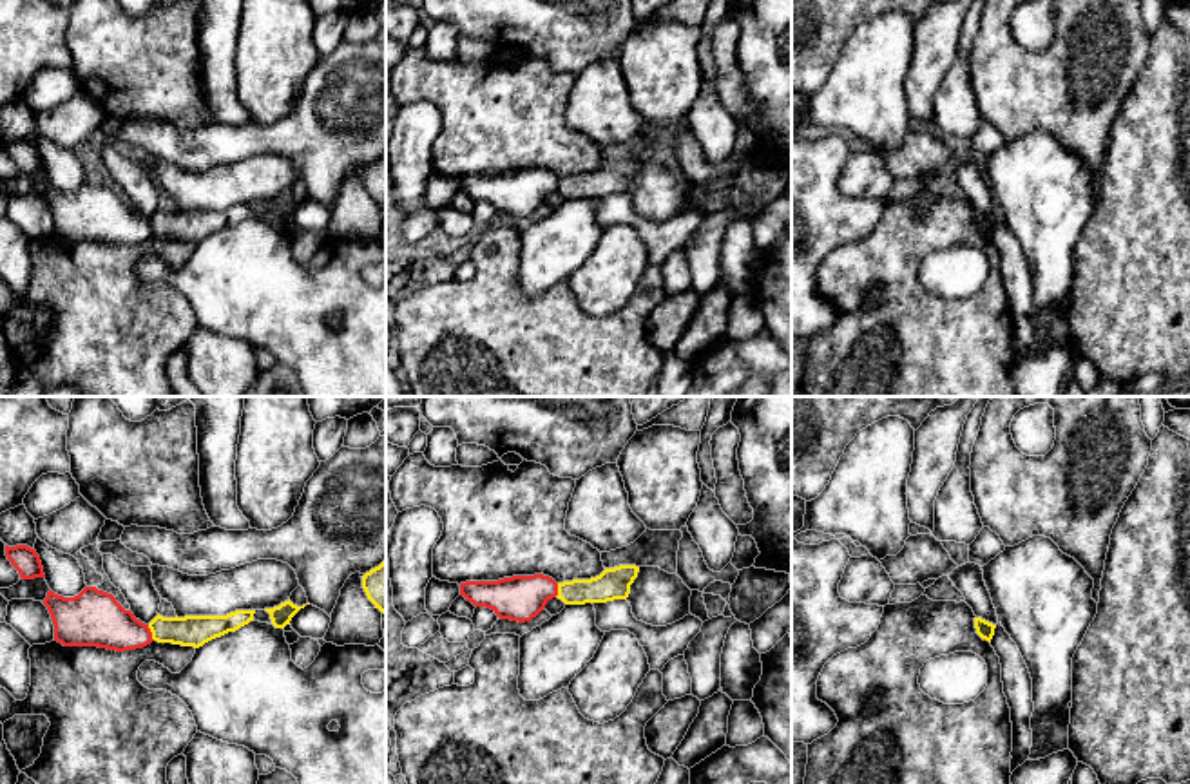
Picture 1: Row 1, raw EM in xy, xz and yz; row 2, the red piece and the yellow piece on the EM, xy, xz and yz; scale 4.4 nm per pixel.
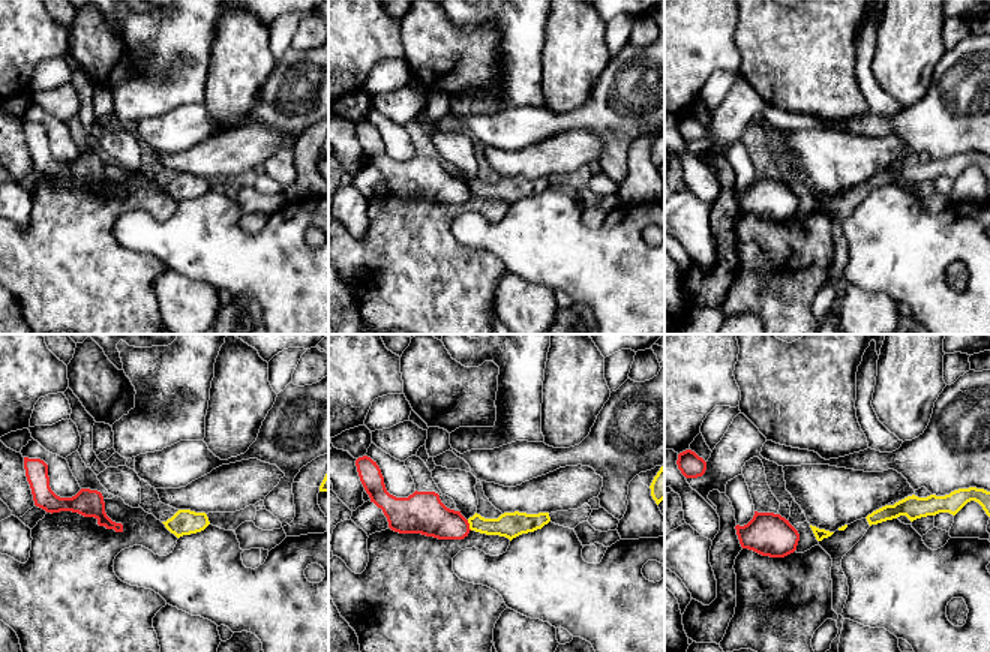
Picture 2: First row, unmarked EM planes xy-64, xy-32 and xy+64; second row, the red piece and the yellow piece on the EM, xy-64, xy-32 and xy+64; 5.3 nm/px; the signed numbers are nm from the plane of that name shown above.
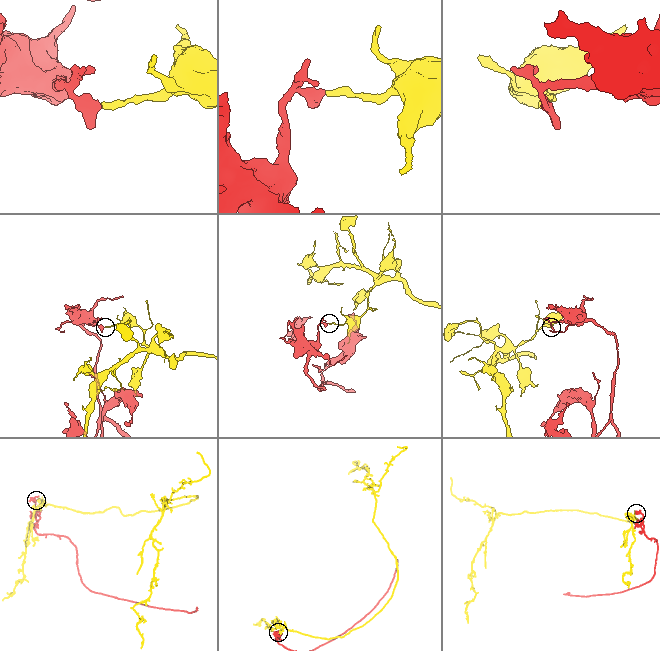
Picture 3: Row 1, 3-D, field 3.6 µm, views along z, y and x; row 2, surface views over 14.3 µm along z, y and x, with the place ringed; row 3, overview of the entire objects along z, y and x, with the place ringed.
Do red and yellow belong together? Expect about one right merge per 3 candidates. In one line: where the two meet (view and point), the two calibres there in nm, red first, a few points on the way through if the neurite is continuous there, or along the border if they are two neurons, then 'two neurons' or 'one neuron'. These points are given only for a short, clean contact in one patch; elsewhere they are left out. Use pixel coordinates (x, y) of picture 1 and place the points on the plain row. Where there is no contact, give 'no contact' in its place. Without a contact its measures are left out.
meets red in xy at (151, 227); 240 nm thick on the red side, 140 nm on the other; border along xy (147, 219), (154, 234); two neurons

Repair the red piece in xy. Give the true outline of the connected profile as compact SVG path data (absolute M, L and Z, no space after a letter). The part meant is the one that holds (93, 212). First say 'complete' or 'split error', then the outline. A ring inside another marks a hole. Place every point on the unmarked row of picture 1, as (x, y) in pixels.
complete; M85 181L74 192L49 185L43 199L54 219L54 235L63 241L98 241L125 246L154 235L149 219L125 205L112 188L96 181Z

